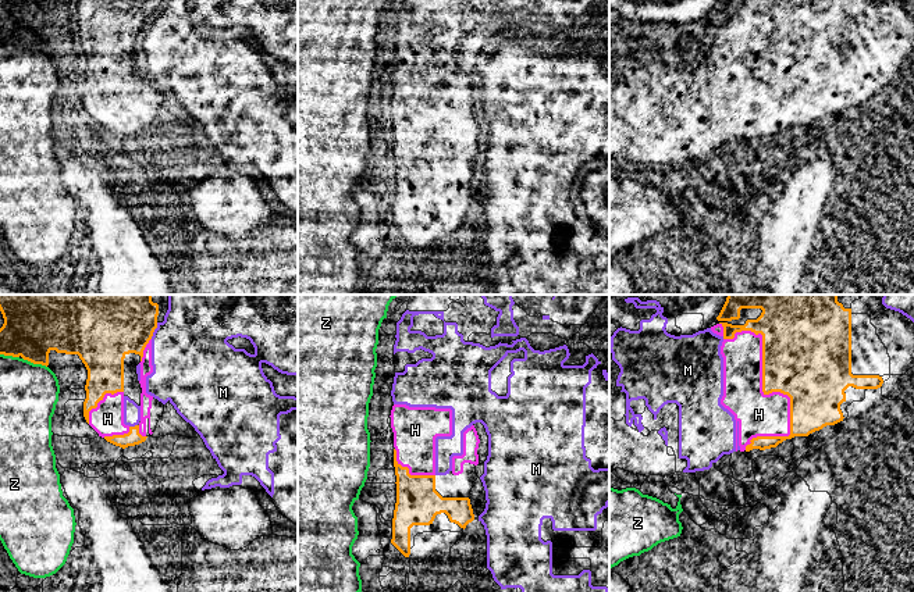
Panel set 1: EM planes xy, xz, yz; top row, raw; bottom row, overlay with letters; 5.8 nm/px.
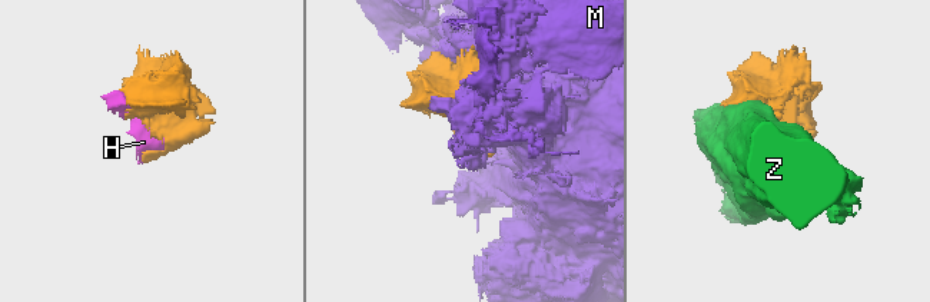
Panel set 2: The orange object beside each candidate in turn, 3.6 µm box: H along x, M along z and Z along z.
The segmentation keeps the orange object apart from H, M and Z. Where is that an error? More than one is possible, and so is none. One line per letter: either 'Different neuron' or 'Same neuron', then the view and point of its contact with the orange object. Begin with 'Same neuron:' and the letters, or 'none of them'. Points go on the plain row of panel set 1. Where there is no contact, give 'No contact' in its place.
Same neuron: H
H: Same neuron. Touches orange at yz (763, 66)
M: Different neuron. Touches orange at xy (153, 20)
Z: Different neuron. Touches orange at xy (35, 52)

